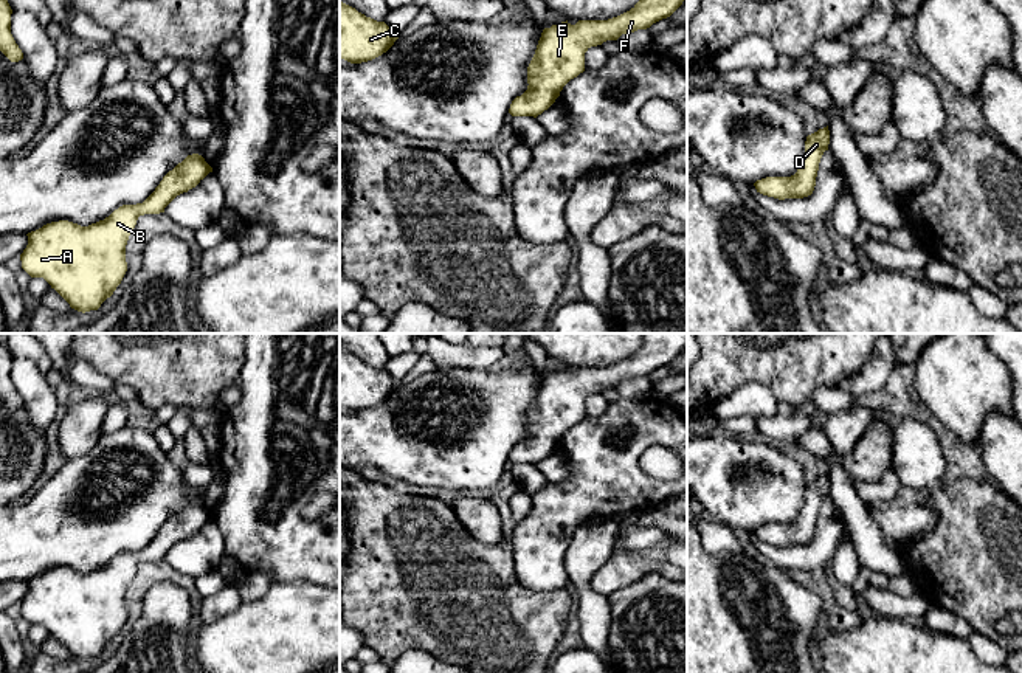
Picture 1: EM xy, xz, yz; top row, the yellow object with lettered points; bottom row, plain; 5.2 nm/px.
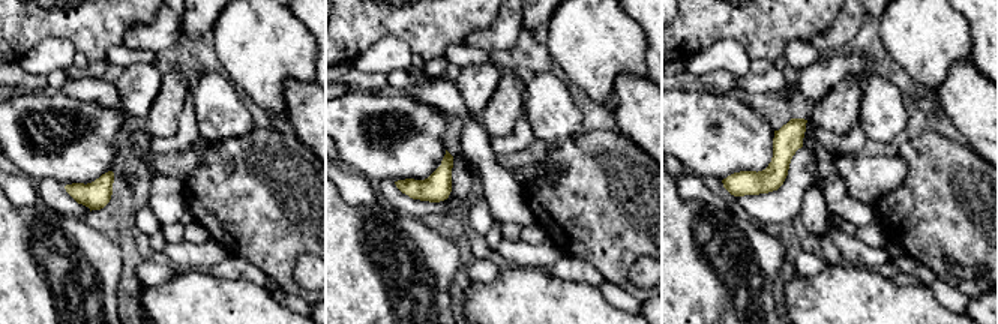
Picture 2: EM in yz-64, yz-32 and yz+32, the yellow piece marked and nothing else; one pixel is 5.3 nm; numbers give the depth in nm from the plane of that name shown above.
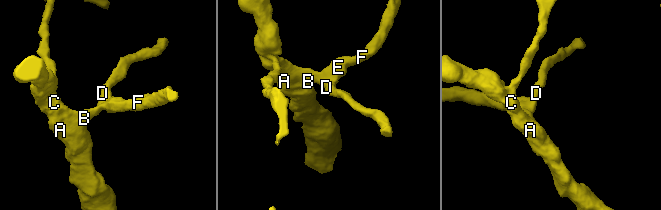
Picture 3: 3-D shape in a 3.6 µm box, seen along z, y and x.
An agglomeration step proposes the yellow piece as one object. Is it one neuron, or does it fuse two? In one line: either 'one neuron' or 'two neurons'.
one neuron

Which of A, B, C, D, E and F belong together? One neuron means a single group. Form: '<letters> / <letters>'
A B C D E F

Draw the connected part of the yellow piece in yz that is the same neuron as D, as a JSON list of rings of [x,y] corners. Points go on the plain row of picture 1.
[[[828,473],[806,484],[805,502],[797,519],[791,524],[766,524],[754,530],[757,540],[785,546],[803,546],[813,541],[819,510],[830,492]]]

